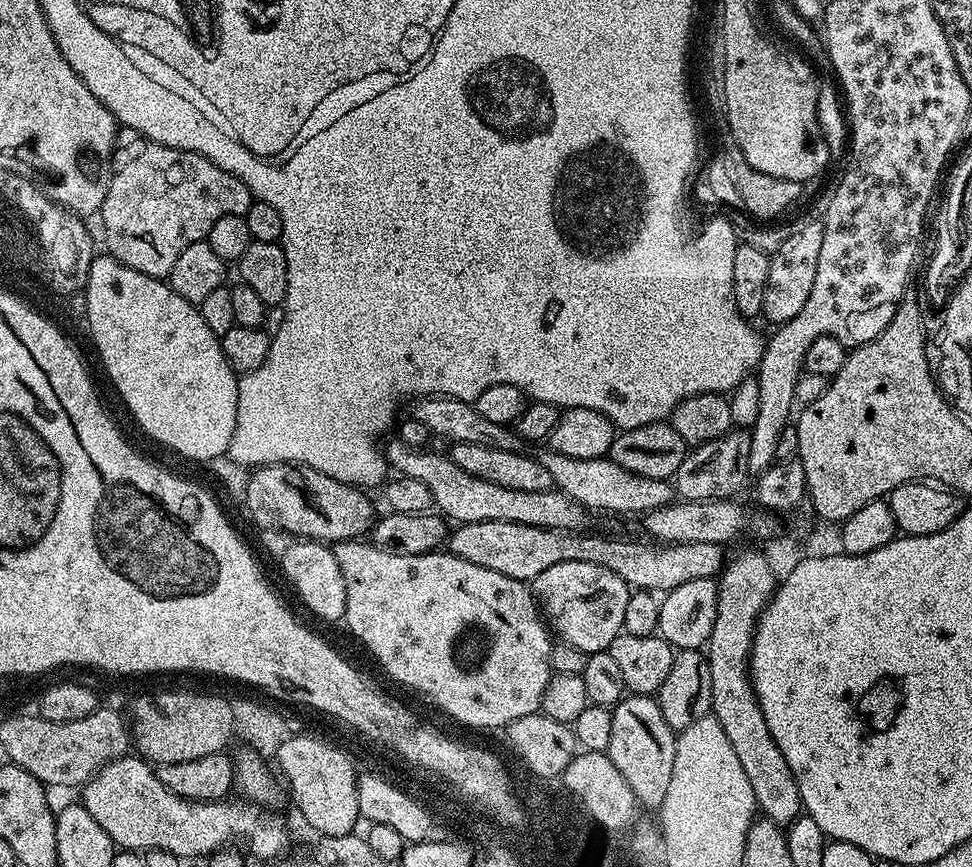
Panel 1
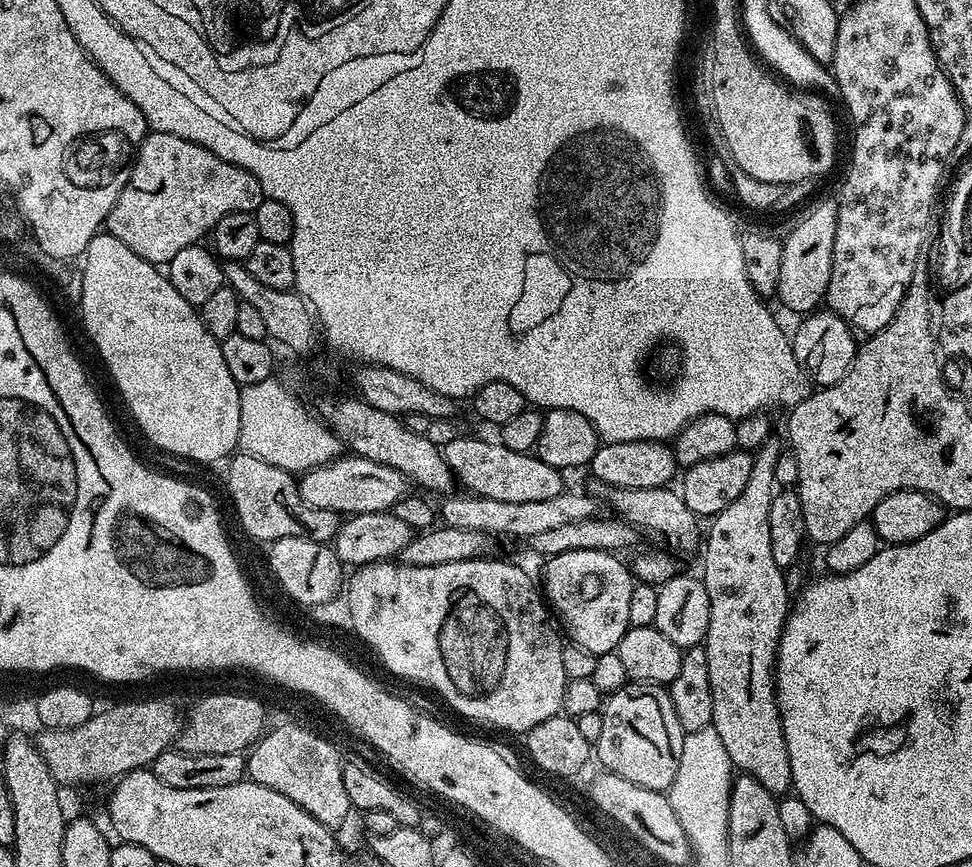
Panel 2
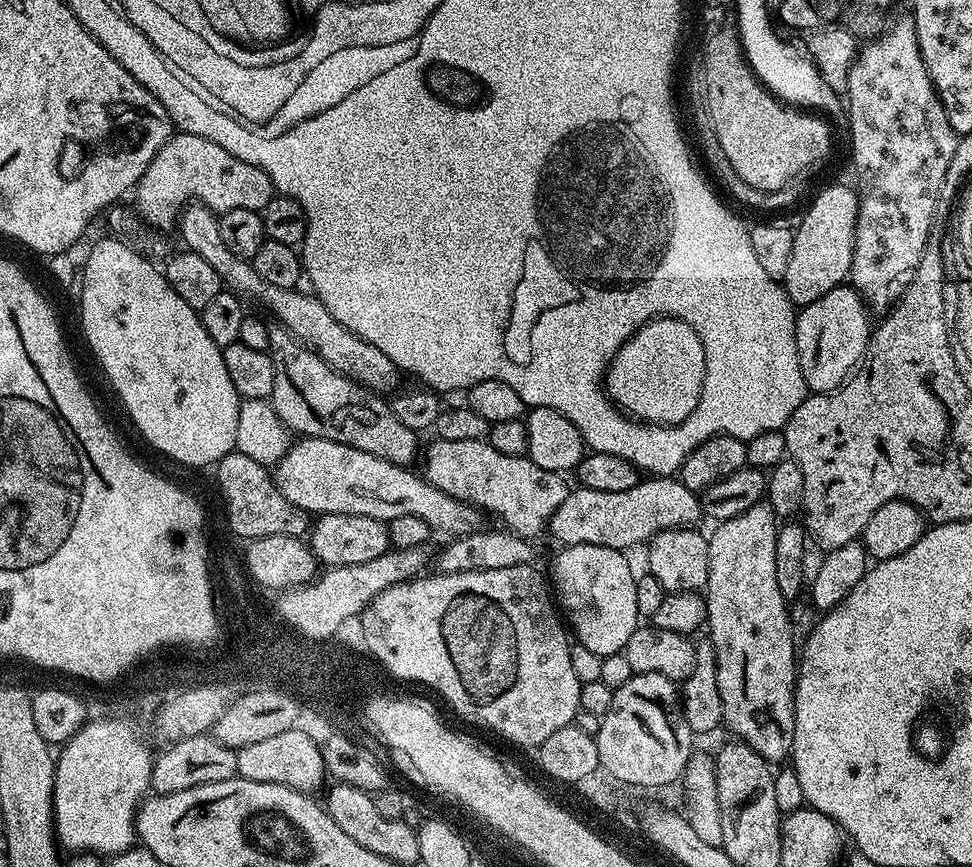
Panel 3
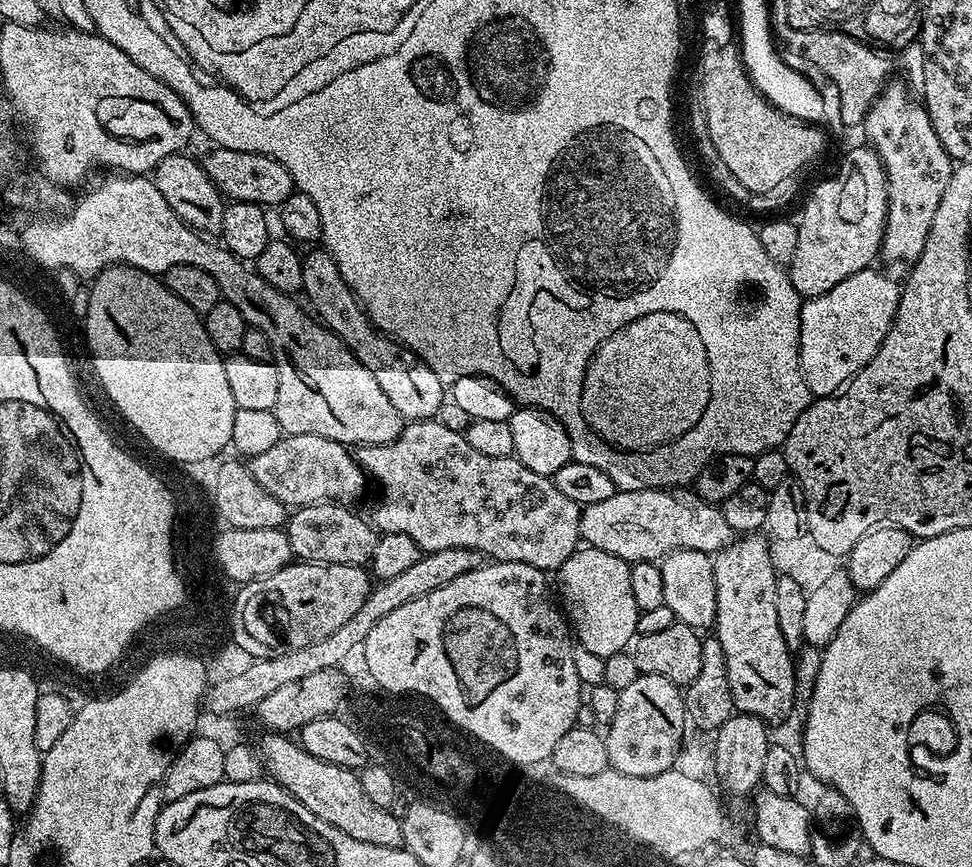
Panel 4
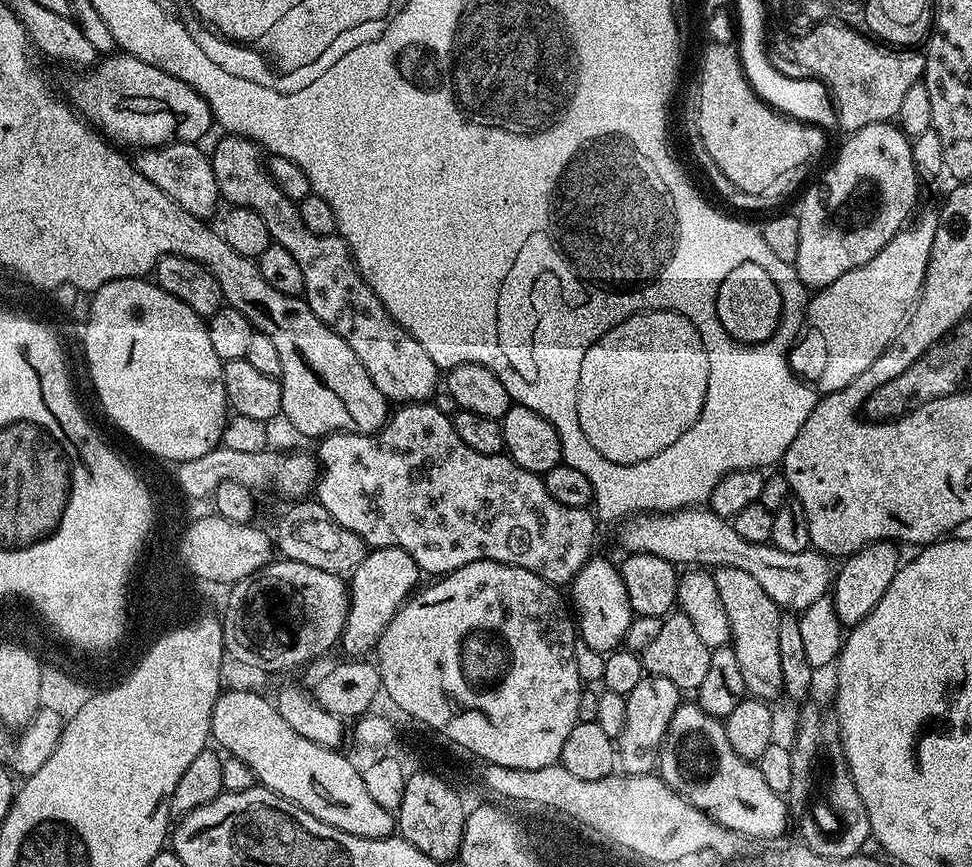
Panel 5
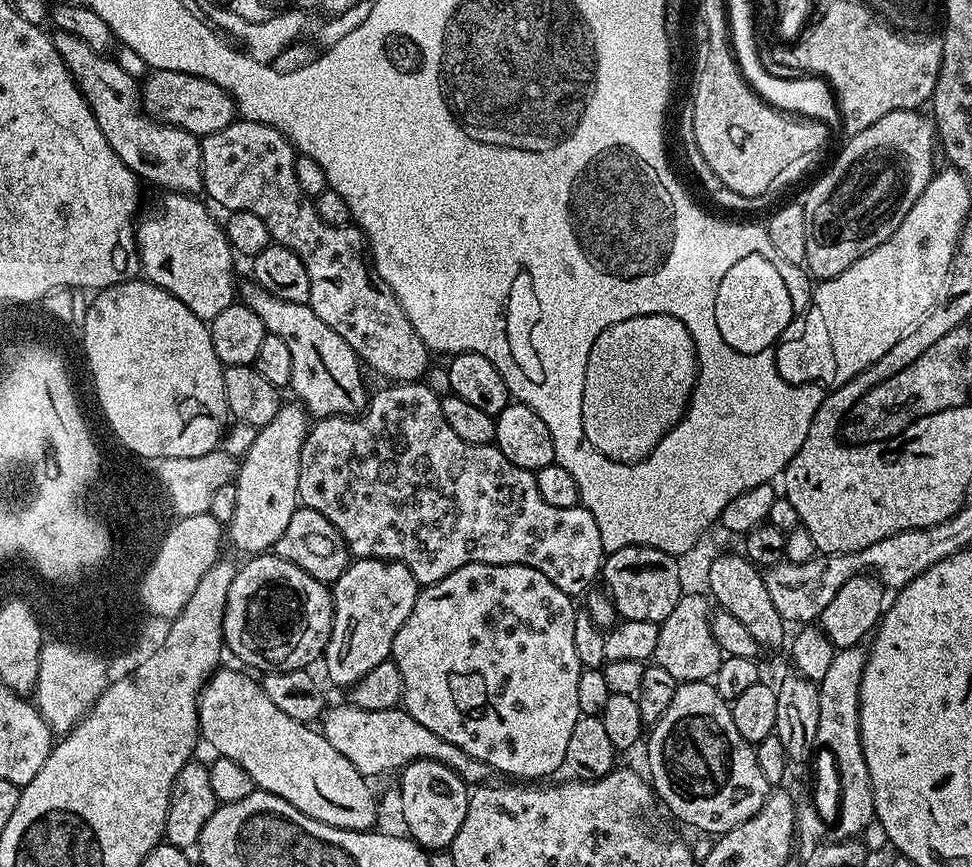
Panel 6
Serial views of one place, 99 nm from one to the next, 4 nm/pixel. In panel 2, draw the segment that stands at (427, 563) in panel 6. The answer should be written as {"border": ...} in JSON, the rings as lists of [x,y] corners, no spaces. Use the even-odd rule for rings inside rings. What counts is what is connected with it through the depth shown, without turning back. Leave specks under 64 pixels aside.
{"border":[[[461,434],[442,448],[444,461],[450,466],[453,477],[465,484],[473,496],[494,498],[498,502],[542,502],[565,491],[565,473],[559,468],[542,462],[539,456],[527,452],[515,452],[499,442],[475,440]]]}

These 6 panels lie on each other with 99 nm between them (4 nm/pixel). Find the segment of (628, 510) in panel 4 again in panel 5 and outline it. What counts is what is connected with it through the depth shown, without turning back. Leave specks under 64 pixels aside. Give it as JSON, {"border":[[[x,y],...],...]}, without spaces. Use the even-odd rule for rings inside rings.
{"border":[[[707,506],[679,508],[676,512],[650,512],[631,517],[619,525],[620,544],[625,553],[641,552],[658,554],[666,562],[677,566],[703,566],[708,570],[733,568],[746,570],[755,578],[758,586],[770,594],[776,607],[792,614],[803,612],[806,606],[818,602],[818,598],[829,595],[834,579],[829,557],[823,552],[807,550],[800,553],[786,553],[771,542],[758,544],[746,542],[738,530],[727,520],[714,514]]]}

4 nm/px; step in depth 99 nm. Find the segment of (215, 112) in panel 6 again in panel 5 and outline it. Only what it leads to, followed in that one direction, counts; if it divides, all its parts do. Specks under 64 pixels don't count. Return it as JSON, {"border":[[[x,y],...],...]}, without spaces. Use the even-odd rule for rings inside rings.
{"border":[[[108,54],[97,59],[66,92],[73,108],[117,145],[129,144],[132,150],[159,148],[173,143],[196,144],[214,128],[212,111],[186,82],[158,70],[127,54]]]}

